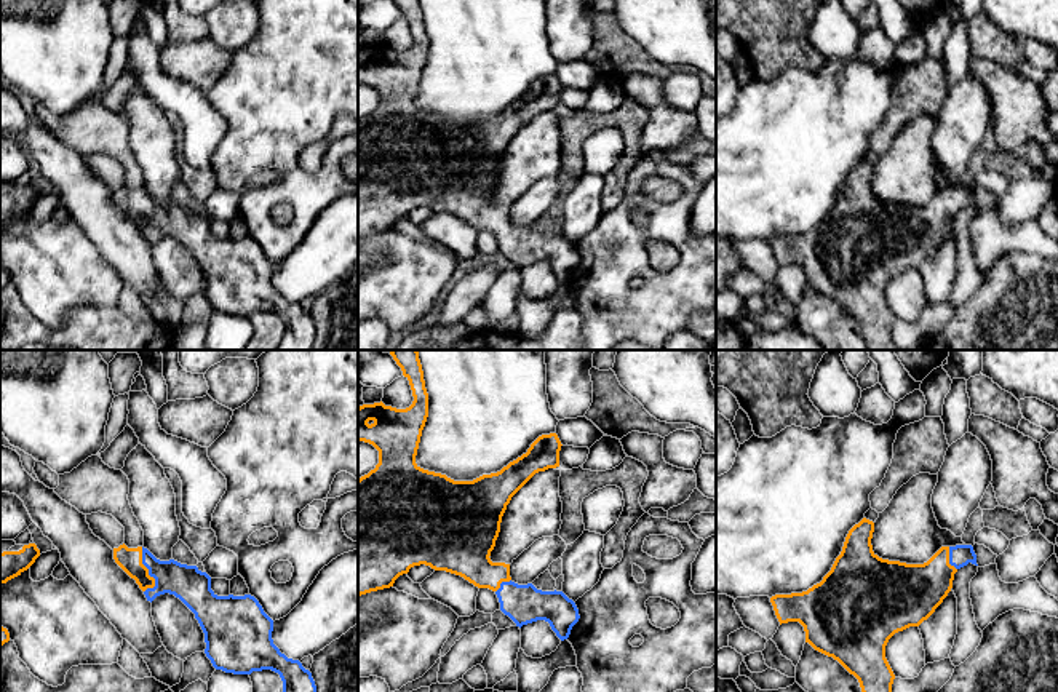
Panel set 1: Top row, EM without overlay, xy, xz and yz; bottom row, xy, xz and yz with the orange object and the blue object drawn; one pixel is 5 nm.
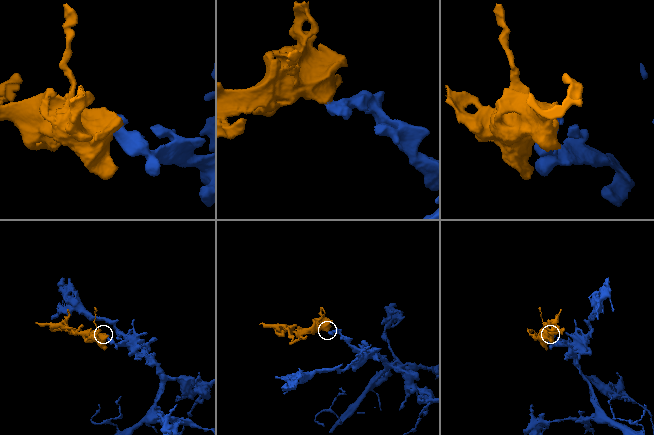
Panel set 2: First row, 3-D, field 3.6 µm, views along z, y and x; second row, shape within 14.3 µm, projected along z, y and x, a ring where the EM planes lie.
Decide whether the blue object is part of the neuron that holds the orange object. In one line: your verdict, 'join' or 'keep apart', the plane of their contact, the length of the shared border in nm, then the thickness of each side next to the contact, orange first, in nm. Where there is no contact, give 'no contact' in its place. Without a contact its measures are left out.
join; contact in xy; length 240 nm; calibres 120 and 180 nm

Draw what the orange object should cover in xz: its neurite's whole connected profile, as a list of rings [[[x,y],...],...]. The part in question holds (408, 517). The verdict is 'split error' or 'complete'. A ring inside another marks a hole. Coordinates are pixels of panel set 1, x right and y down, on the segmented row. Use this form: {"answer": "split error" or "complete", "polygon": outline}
{"answer": "split error", "polygon": [[[392,350],[390,355],[409,380],[414,401],[406,409],[382,401],[358,408],[358,441],[379,451],[379,463],[358,479],[358,596],[390,588],[414,566],[430,566],[463,577],[478,588],[492,590],[500,610],[516,626],[537,620],[550,623],[564,641],[579,622],[579,609],[563,591],[542,591],[532,583],[518,585],[510,577],[510,564],[492,563],[491,551],[500,532],[502,516],[511,497],[539,471],[559,467],[561,441],[556,433],[539,436],[526,454],[497,473],[473,481],[454,481],[416,463],[416,455],[428,417],[428,393],[417,350]]]}

